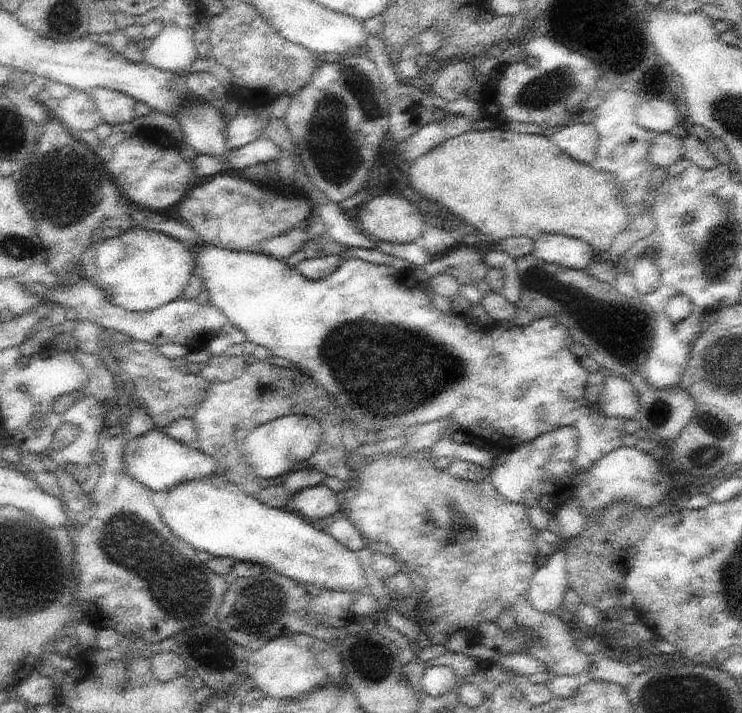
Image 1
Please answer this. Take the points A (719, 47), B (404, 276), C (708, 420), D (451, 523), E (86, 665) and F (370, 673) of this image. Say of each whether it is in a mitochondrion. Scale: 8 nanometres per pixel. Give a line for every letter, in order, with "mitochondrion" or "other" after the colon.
A: other
B: other
C: mitochondrion
D: mitochondrion
E: other
F: other

